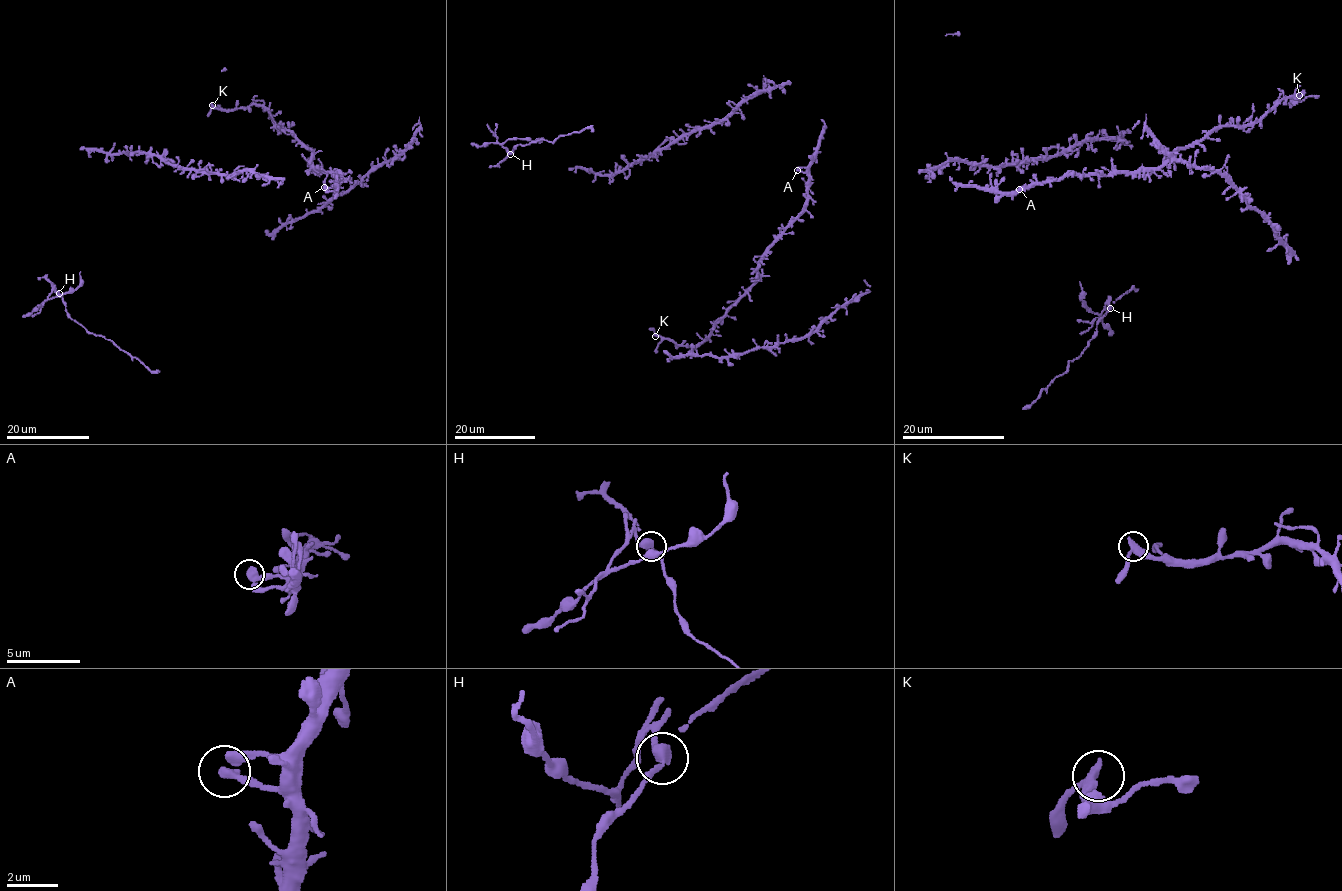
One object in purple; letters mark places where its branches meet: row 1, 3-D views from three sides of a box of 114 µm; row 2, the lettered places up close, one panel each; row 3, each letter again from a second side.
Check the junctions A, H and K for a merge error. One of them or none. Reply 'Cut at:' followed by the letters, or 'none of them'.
Cut at: H

